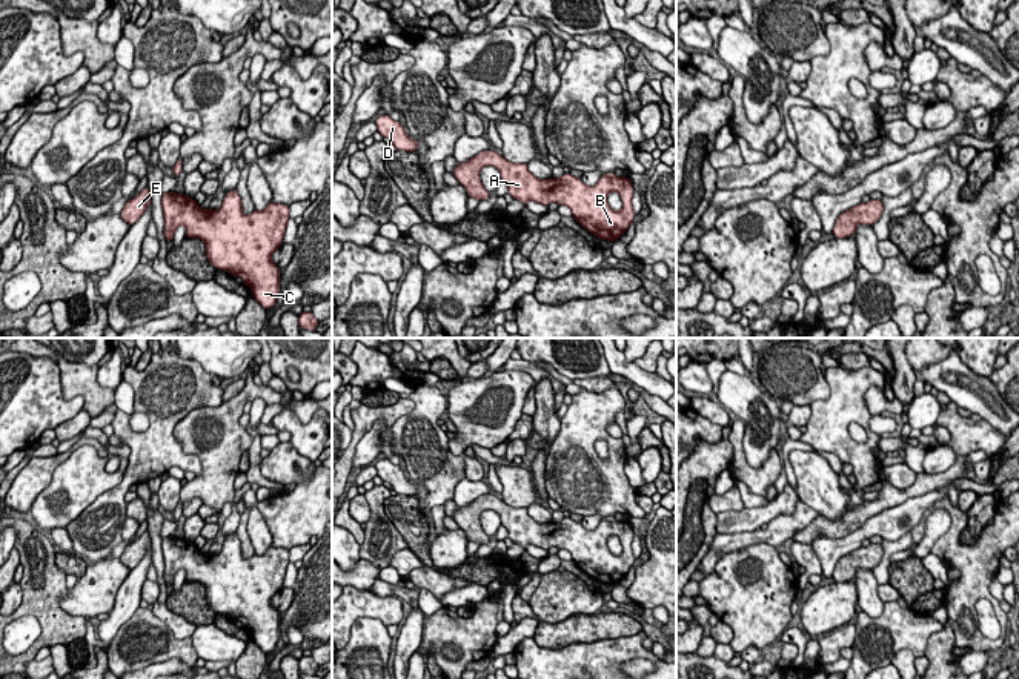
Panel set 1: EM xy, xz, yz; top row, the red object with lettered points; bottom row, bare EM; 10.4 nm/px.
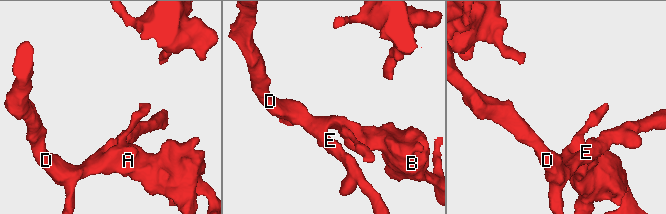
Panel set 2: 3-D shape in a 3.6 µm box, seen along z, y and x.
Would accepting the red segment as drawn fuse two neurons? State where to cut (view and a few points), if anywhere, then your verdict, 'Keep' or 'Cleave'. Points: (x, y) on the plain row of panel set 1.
No split. Keep

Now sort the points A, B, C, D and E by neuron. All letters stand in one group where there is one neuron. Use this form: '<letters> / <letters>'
A B C D E

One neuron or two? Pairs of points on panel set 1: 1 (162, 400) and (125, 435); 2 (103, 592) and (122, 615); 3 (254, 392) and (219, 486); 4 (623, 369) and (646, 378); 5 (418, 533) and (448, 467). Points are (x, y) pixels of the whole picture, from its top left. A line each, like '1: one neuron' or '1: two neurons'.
1: one neuron
2: two neurons
3: one neuron
4: one neuron
5: two neurons

